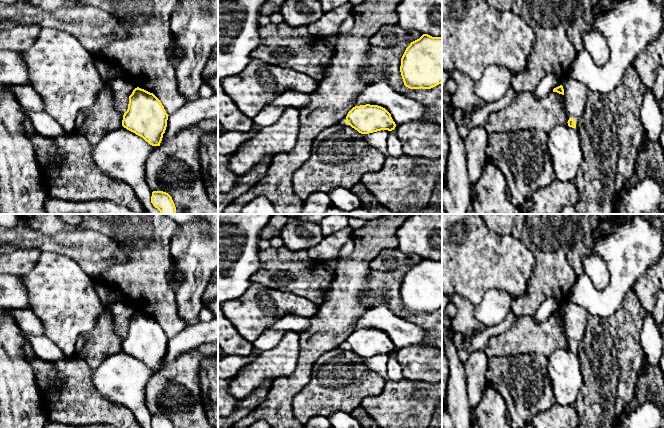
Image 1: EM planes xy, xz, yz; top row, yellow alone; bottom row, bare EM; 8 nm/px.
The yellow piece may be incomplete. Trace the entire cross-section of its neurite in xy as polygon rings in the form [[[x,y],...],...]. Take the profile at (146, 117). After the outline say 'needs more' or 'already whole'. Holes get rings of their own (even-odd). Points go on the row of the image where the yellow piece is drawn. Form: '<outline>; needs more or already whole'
[[[137,87],[129,96],[122,126],[150,145],[160,146],[168,116],[161,101],[153,93]]]; already whole

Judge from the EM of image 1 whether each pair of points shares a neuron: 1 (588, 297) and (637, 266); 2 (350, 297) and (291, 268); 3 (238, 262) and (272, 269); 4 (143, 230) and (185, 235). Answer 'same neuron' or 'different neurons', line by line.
1: same neuron
2: different neurons
3: different neurons
4: different neurons

